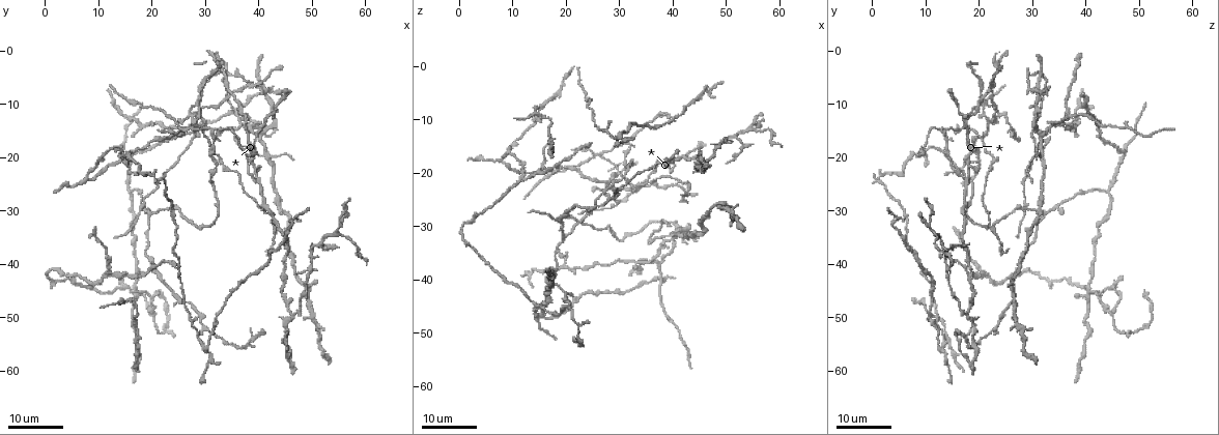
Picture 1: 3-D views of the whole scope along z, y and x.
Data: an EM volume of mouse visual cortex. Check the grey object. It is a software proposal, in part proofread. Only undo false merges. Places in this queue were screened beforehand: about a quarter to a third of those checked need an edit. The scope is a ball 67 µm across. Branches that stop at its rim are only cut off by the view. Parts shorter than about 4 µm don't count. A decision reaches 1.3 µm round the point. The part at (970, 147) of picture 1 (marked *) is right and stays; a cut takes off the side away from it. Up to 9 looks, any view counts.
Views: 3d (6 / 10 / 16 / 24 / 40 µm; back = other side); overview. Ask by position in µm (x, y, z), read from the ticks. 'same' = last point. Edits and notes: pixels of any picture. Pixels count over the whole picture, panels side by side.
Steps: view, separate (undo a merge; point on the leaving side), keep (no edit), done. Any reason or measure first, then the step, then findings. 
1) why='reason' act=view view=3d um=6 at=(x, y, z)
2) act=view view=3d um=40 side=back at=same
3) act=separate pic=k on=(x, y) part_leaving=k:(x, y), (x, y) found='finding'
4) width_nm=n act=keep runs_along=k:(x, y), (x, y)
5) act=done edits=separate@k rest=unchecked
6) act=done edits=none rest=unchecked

why='three-way junction' act=view view=3d um=24 at=(41.5, 19.5, 31.5)

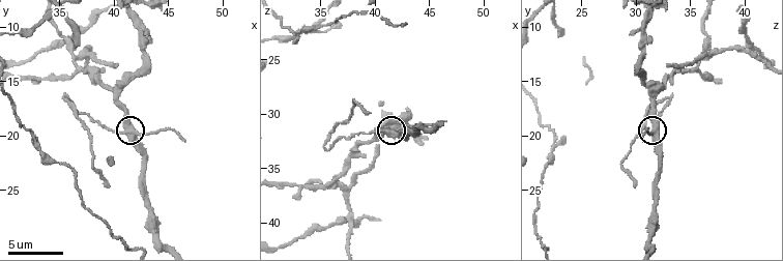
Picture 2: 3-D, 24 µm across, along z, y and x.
act=view view=3d um=10 at=(41.2, 19.6, 31.6)

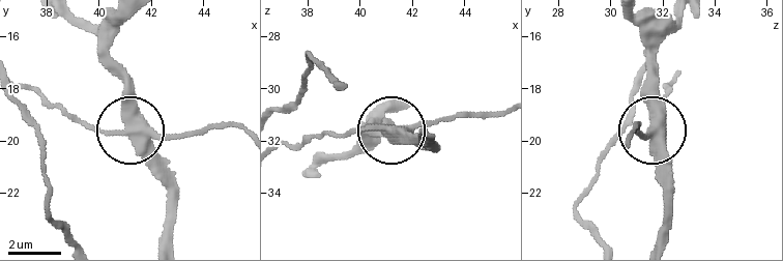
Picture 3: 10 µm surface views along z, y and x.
arms=3 act=separate pic=3 on=(98, 132) part_leaving=3:(135, 133), (90, 128), (17, 84) found='a second neuron is stuck on'

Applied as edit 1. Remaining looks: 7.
why='three arms meet' act=view view=3d um=24 at=(32.5, 15.5, 13.0)

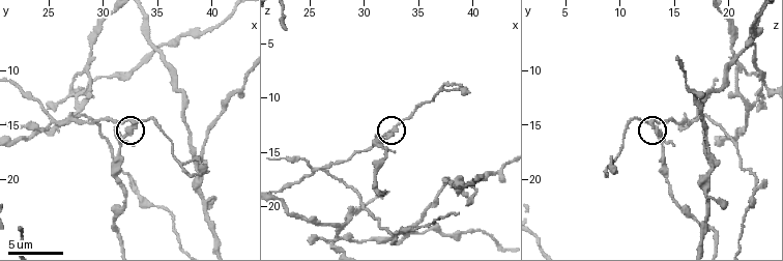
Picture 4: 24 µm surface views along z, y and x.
why='closer look' act=view view=3d um=6 at=(32.4, 15.4, 13.4)

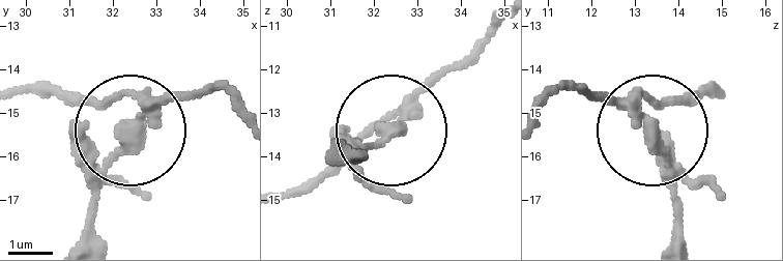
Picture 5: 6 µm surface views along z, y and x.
width_nm=250 act=separate pic=5 on=(88, 97) part_leaving=5:(135, 117), (113, 95), (24, 95) found='a second neuron is stuck on'

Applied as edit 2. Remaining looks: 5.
why='redraw' act=view view=overview

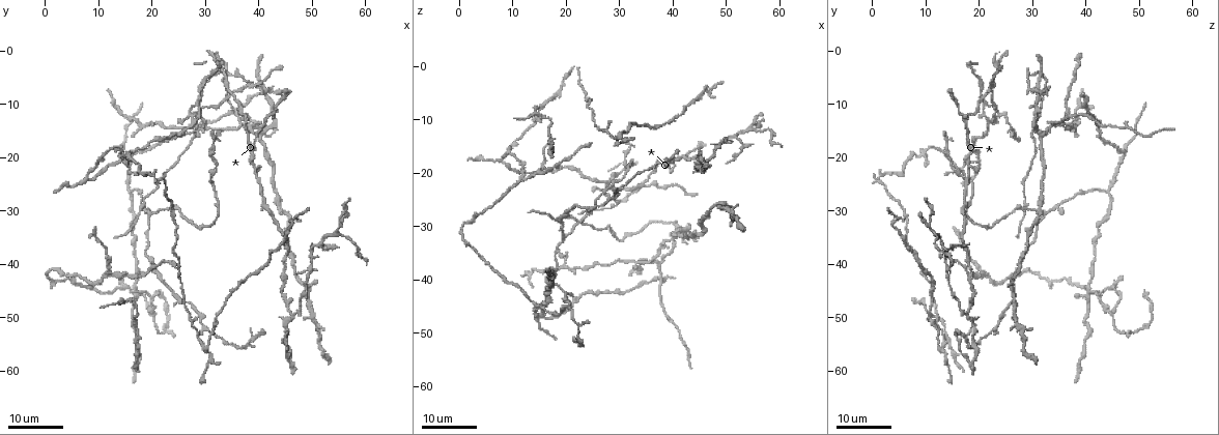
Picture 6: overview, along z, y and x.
why='three-way junction' act=view view=3d um=16 at=(8.0, 24.0, 18.0)

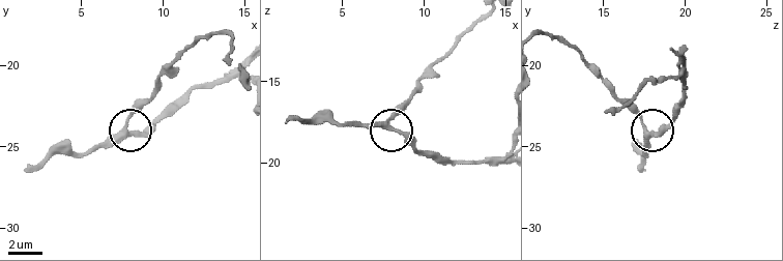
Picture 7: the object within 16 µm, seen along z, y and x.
act=view view=3d um=10 at=(7.5, 23.9, 17.7)

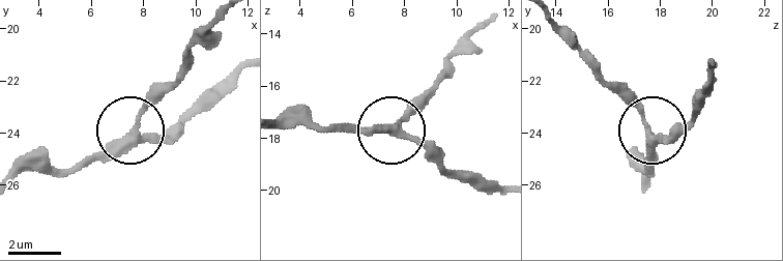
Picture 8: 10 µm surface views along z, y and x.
width_nm=270 act=keep found='continuous, no second neuron'

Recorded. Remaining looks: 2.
act=view view=3d um=16 at=(15.0, 20.5, 46.5)

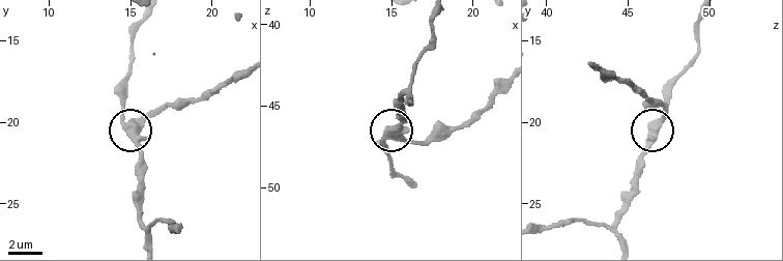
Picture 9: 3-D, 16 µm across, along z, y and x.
act=view view=3d um=6 at=(14.9, 20.1, 46.8)

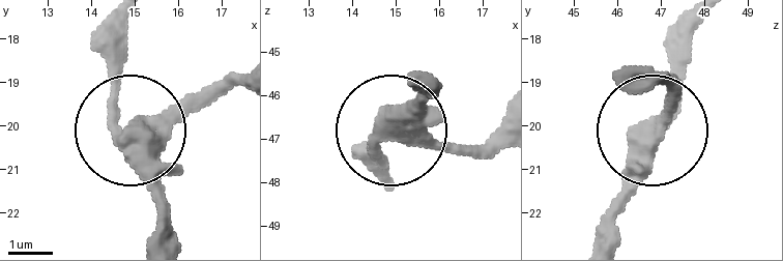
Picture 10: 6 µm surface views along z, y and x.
width_nm=390 act=keep runs_along=10:(162, 235), (146, 157), (117, 102), (117, 24) found='continuous, no second neuron'

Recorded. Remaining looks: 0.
act=done edits=separate@3,separate@5 rest=unchecked

